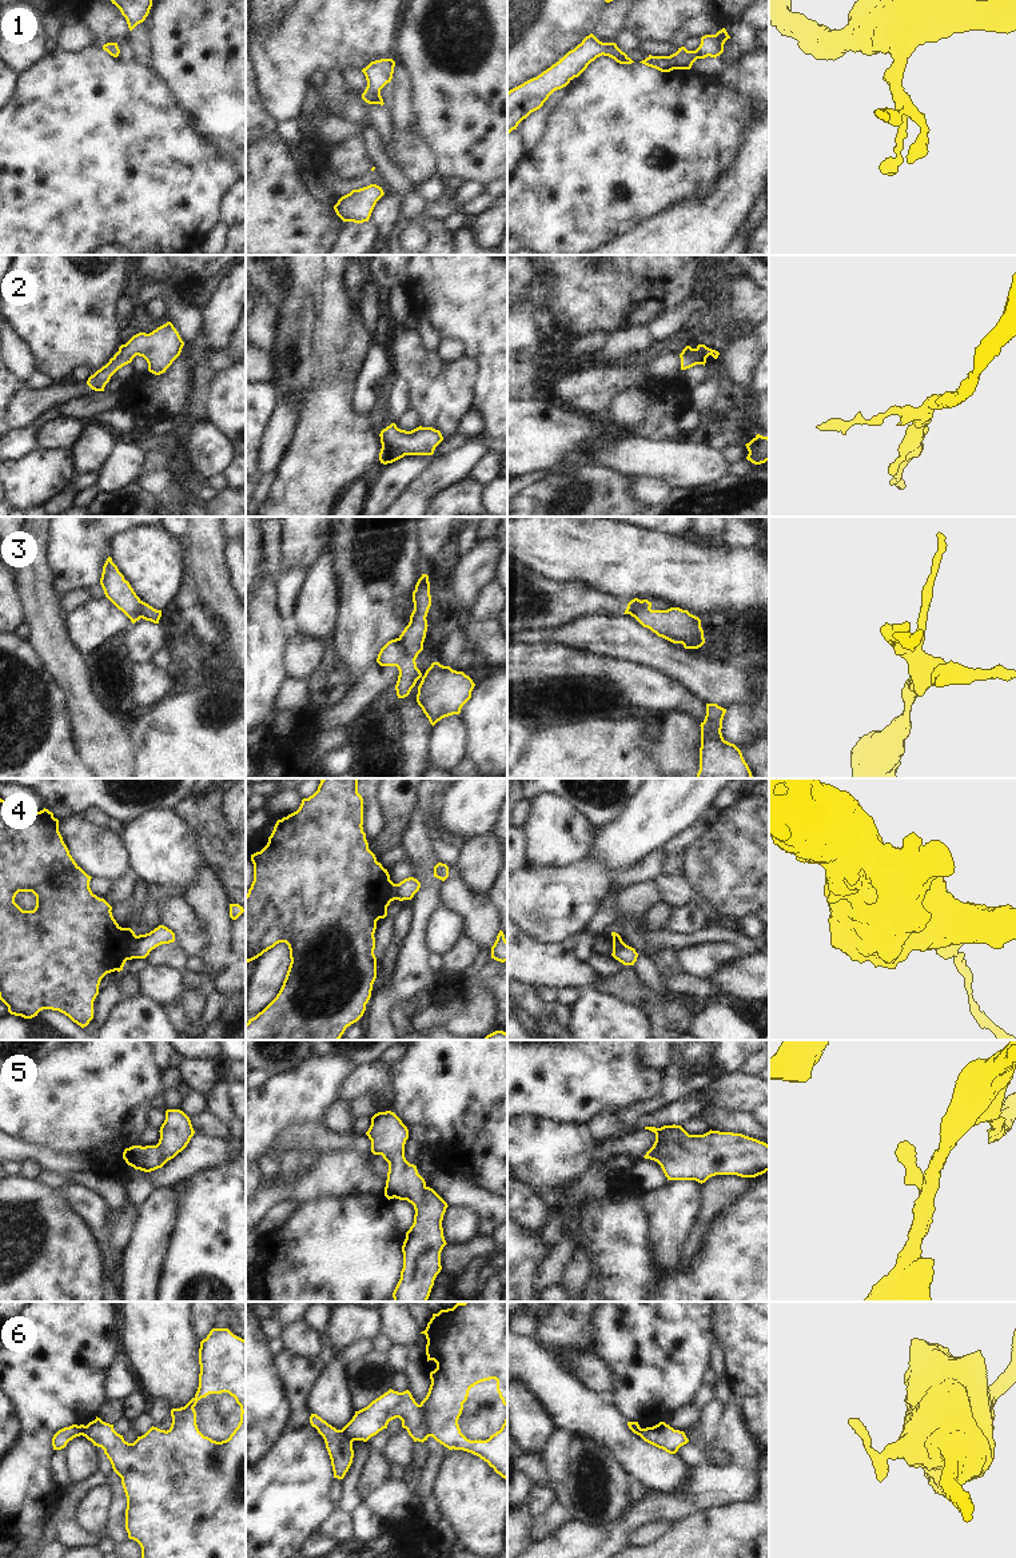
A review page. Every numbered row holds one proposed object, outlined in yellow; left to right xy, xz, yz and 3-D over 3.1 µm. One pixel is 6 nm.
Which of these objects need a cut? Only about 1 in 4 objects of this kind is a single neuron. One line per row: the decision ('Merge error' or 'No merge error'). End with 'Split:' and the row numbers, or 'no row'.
1: No merge error
2: No merge error
3: Merge error
4: Merge error
5: No merge error
6: Merge error
Split: 3, 4, 6

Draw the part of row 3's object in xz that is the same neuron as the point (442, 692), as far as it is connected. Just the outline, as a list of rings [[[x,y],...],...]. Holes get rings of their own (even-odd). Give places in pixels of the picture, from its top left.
[[[399,638],[389,641],[379,652],[376,662],[380,666],[397,666],[399,670],[395,685],[398,698],[410,694],[417,681],[417,702],[434,726],[445,717],[459,714],[462,706],[471,698],[475,686],[463,672],[453,670],[439,662],[433,662],[425,674],[417,668],[417,662],[406,658]]]

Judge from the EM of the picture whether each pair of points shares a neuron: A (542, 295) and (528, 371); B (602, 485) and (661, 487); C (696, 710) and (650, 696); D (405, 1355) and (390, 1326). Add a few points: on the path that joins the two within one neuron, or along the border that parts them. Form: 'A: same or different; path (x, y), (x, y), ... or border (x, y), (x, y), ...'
A: same; path (525, 314), (525, 353)
B: different; border (630, 479), (630, 490), (646, 502)
C: same; path (685, 701), (672, 696), (661, 696)
D: different; border (393, 1343), (413, 1345)

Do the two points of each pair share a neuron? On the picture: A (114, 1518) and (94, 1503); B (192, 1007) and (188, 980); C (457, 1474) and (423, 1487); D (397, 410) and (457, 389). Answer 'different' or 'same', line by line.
A: different
B: same
C: different
D: different

